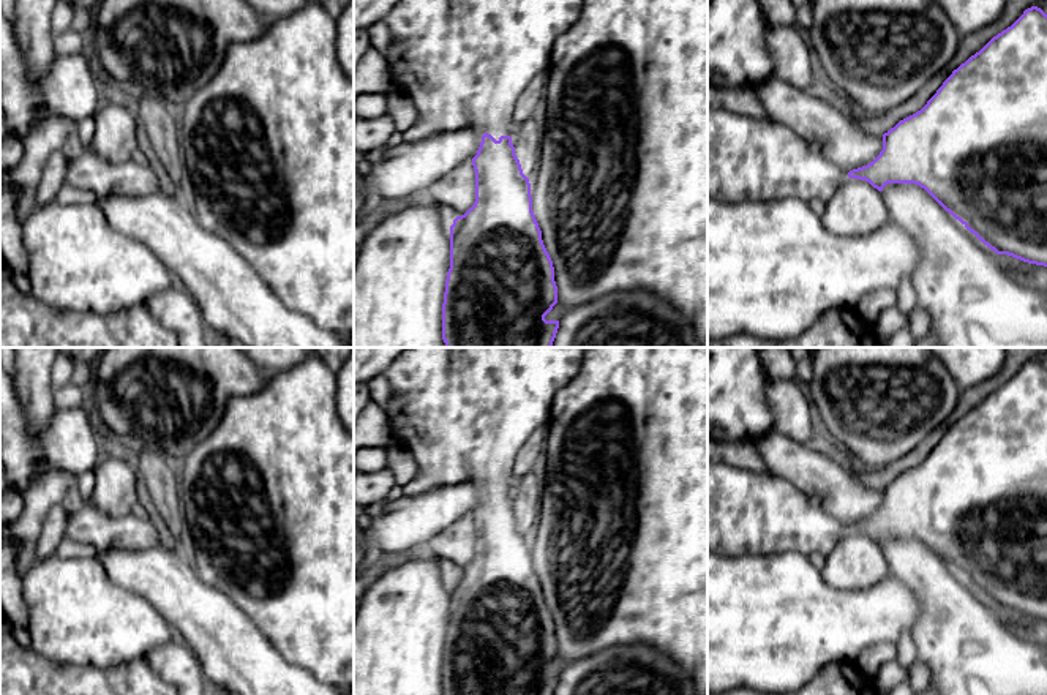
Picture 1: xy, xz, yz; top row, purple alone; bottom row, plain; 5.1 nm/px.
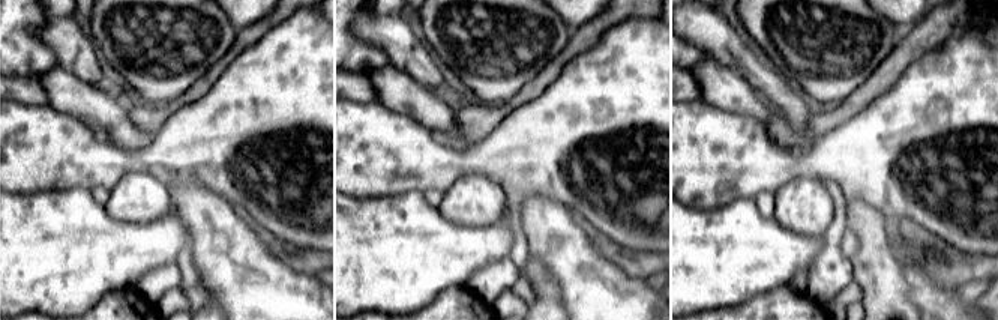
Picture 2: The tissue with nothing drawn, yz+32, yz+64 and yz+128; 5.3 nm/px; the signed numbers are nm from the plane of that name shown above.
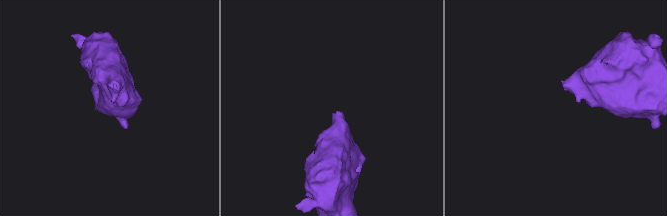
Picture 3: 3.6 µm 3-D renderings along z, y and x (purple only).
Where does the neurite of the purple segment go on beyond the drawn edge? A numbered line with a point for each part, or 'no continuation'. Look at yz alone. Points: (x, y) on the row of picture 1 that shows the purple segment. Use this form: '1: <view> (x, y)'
1: yz (749, 158)

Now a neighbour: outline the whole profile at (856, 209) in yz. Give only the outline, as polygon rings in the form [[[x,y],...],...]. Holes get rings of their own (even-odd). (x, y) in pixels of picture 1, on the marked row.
[[[850,177],[826,202],[821,216],[826,231],[839,237],[870,234],[889,218],[889,208],[881,191],[865,180]]]

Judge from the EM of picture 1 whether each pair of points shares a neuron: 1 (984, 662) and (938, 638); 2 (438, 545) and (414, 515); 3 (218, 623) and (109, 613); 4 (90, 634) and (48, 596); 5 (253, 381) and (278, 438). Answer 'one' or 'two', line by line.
1: one
2: two
3: two
4: one
5: two

